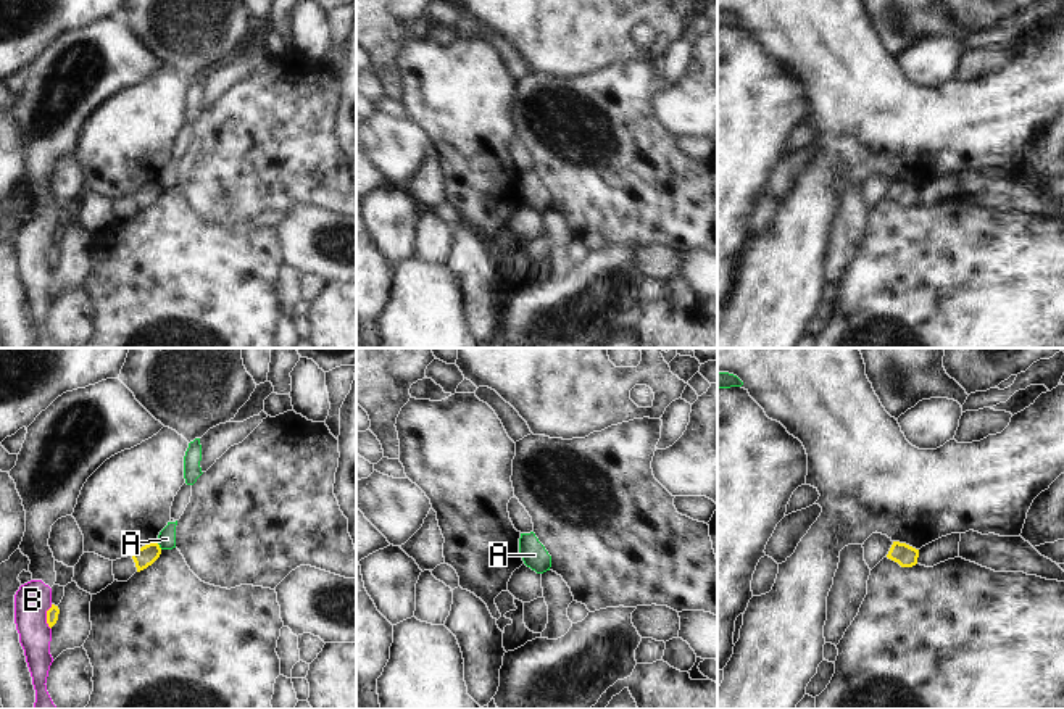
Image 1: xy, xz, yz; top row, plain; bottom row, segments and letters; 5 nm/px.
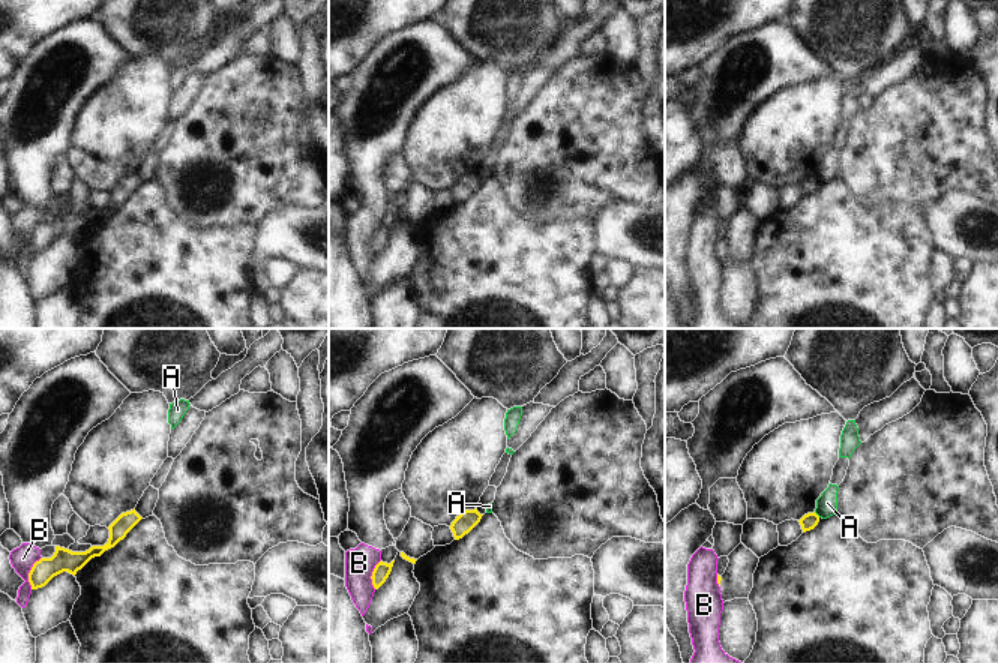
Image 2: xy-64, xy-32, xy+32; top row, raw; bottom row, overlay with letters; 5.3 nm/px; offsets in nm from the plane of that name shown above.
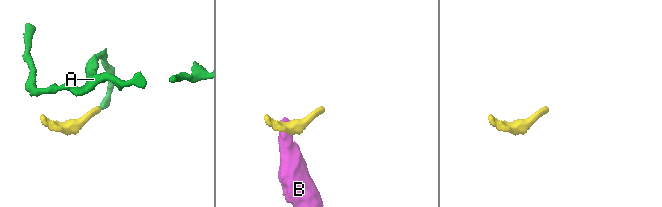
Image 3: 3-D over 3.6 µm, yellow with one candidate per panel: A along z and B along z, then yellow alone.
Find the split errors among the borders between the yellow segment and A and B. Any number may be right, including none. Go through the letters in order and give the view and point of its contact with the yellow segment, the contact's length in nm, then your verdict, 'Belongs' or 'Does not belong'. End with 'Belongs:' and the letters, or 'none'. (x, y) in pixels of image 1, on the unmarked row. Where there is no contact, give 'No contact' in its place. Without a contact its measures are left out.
A: Touches yellow at xy (158, 184). Shared border 50 nm. Does not belong
B: Touches yellow at xy (47, 257). Shared border 130 nm. Does not belong
Belongs: none.

